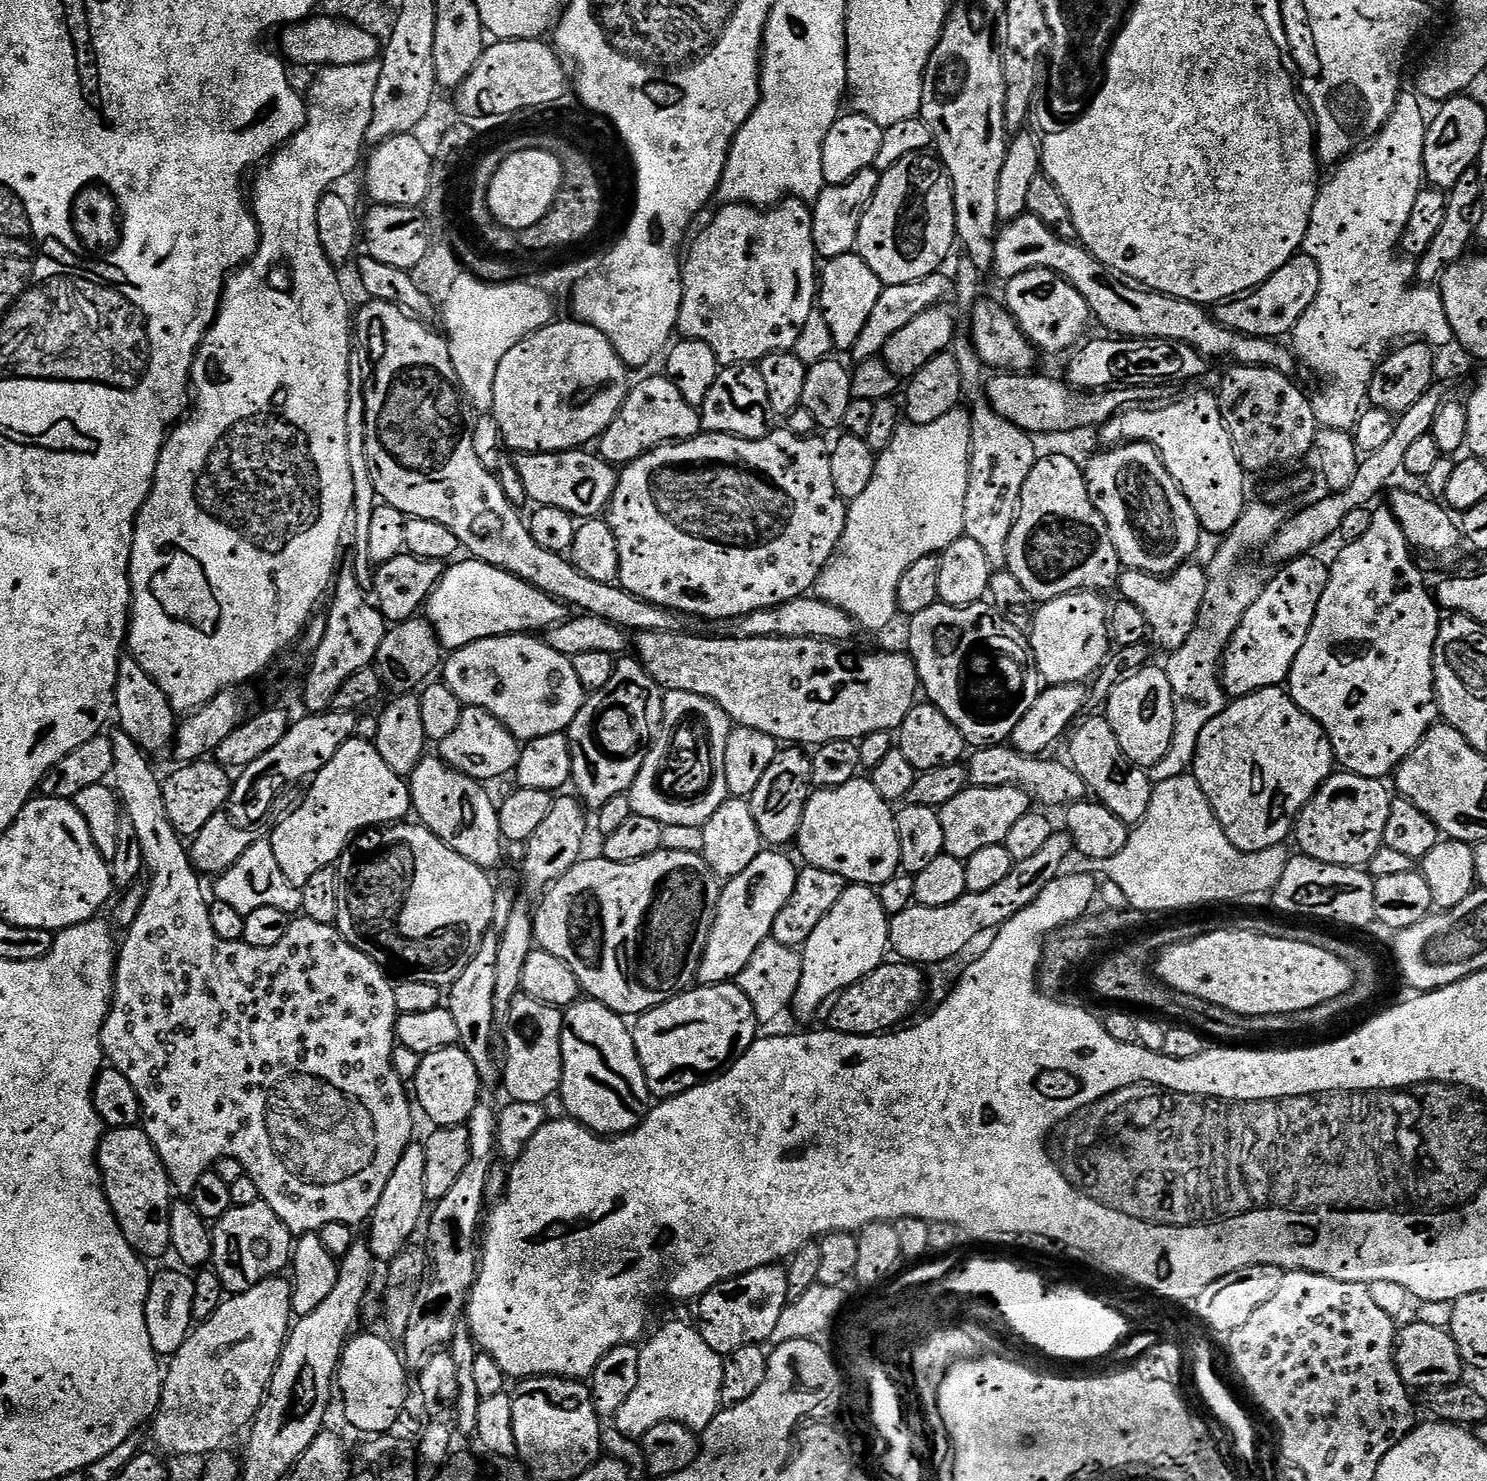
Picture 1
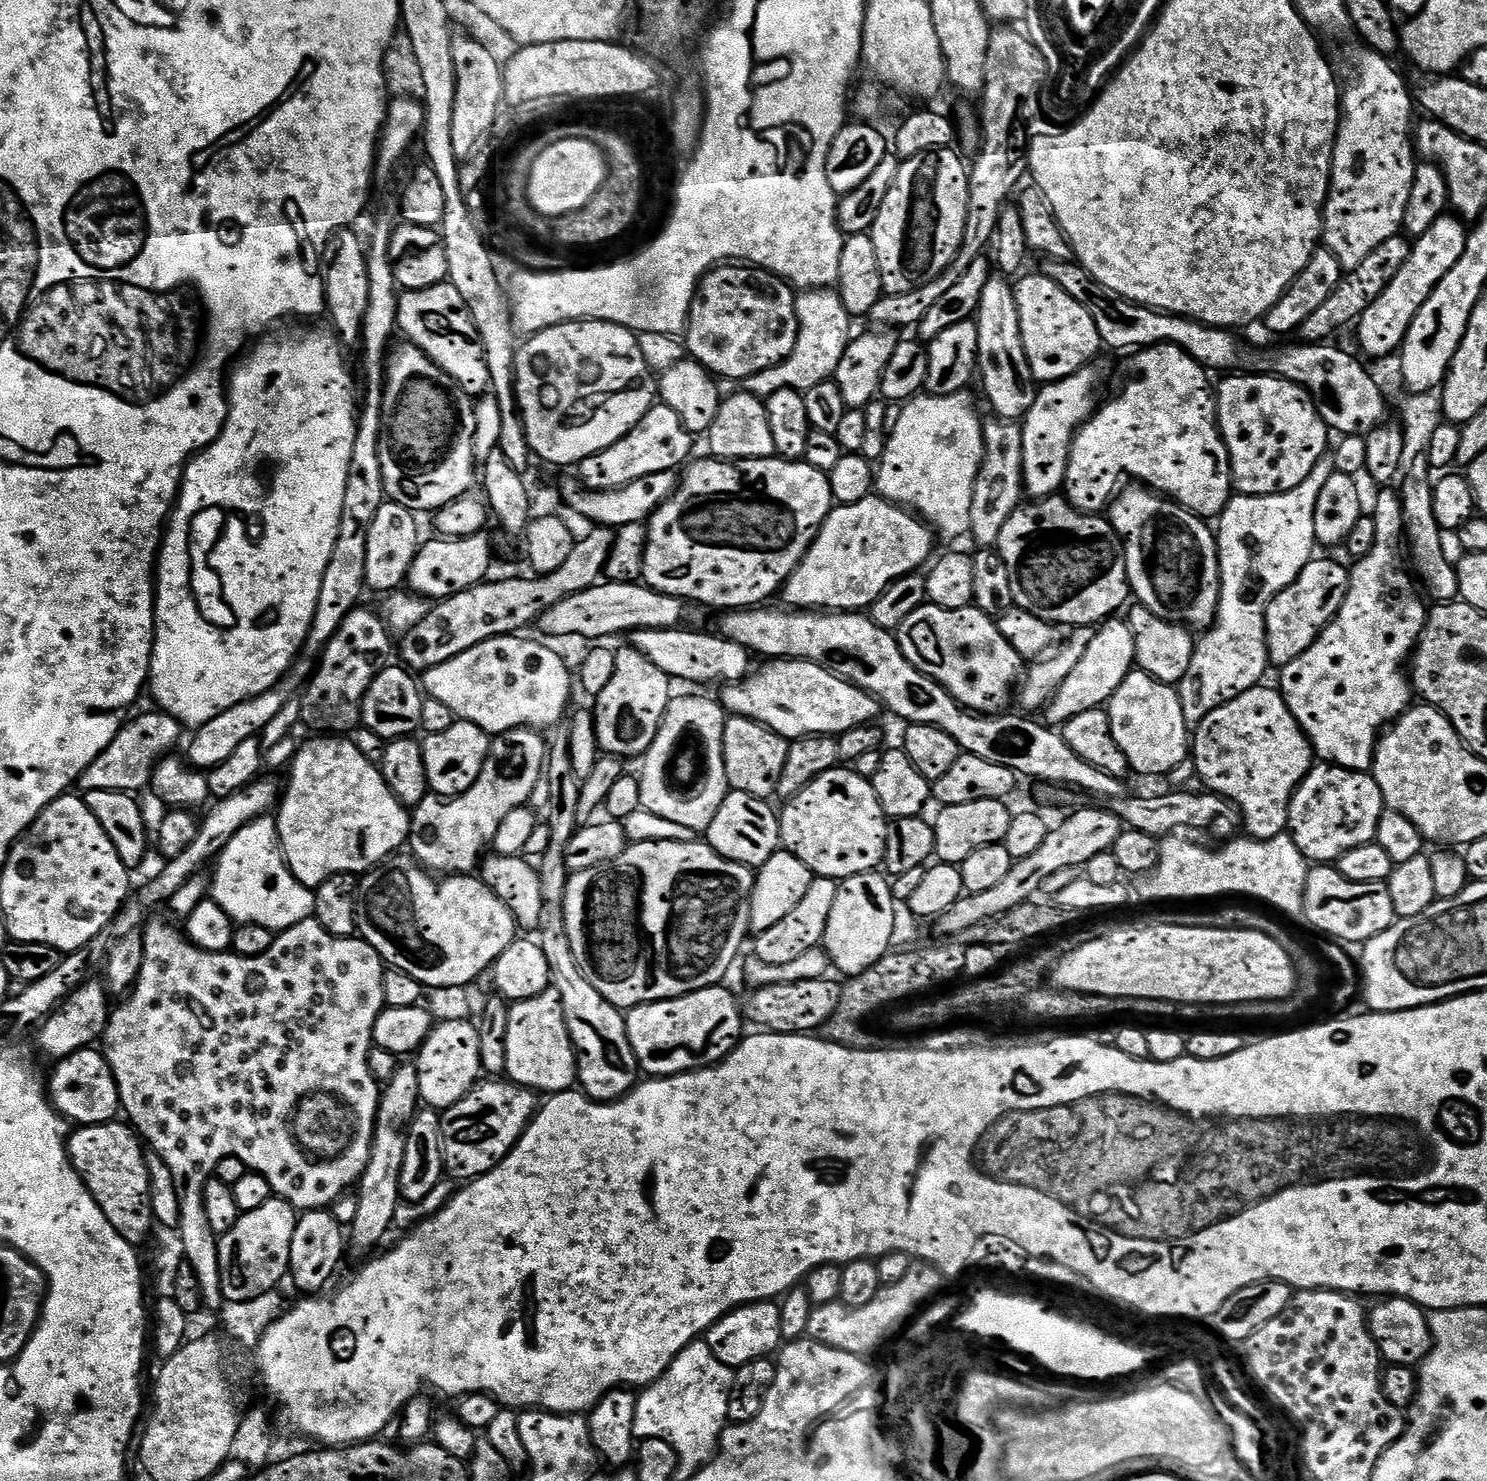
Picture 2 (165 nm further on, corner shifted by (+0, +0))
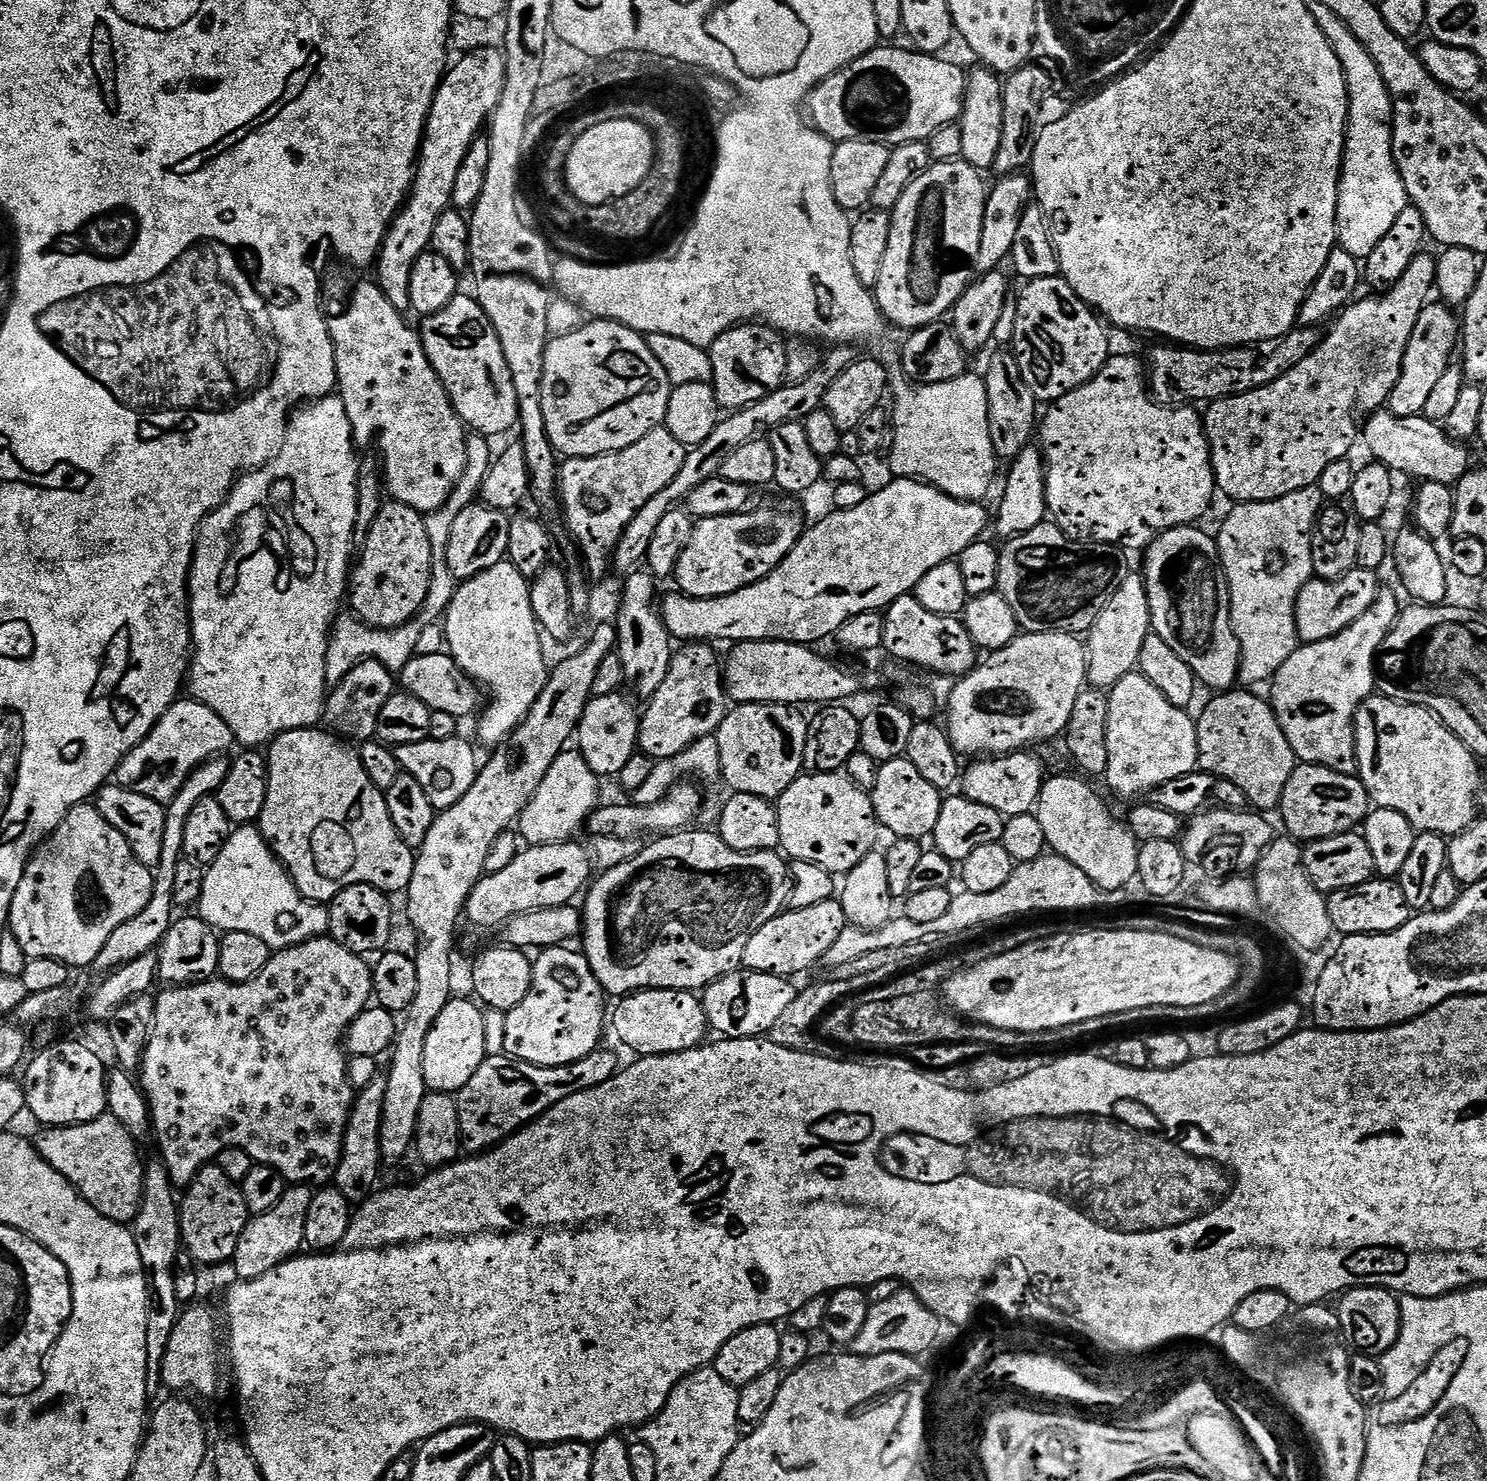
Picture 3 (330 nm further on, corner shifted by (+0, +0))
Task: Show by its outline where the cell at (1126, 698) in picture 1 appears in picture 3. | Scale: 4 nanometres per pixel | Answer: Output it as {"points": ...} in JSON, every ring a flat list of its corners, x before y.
{"points":[[1138,670,1126,674,1107,693,1108,697,1108,729,1106,730,1106,748,1108,750,1108,770,1106,781,1120,796,1135,801,1147,797,1155,788,1161,788,1166,782,1174,782,1174,778,1182,778,1182,774,1197,771,1200,755,1196,741,1196,720,1188,717,1183,708,1174,706,1150,678,1143,676]]}

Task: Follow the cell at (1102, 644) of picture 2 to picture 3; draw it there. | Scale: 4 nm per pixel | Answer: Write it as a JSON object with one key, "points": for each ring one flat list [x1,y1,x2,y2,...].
{"points":[[1129,574,1118,594,1110,598,1110,606,1098,614,1098,622,1086,633,1088,653,1087,683,1096,690,1110,690,1126,674,1139,665,1142,642,1152,632,1152,614,1148,605,1148,587,1140,574]]}

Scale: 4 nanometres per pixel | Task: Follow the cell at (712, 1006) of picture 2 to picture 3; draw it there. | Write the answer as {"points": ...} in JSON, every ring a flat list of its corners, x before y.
{"points":[[647,988,645,992,631,993,619,1001,616,1013,611,1013,610,1024,616,1027,620,1040,641,1056,678,1054,705,1043,710,1027,704,1001,695,991,683,988]]}

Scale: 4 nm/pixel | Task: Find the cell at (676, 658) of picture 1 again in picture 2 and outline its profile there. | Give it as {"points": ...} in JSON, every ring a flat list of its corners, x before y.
{"points":[[768,660,765,665,760,673,757,671,755,674,749,674,743,680,736,681,735,684,724,684,722,688,724,693,718,696,718,700,731,715,756,720,789,742,800,740,804,736,839,737,840,733,846,730,873,723,877,719,875,716,882,712,882,705,875,696,864,692,858,685,843,680,814,662]]}

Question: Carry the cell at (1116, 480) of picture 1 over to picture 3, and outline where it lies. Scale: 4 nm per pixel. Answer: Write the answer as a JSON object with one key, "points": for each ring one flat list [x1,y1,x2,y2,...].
{"points":[[1189,526,1186,528,1171,528,1169,532,1164,532,1158,539,1153,542,1143,553,1144,569,1142,575,1144,584,1148,587,1148,605,1152,614,1152,632,1162,638,1162,642,1166,642,1166,646,1170,646,1170,650,1174,650,1174,654,1178,654,1178,658,1182,658,1182,662,1186,662,1194,670,1197,681,1201,685,1204,684,1208,688,1216,688,1217,693,1223,694,1229,690,1235,689,1238,684,1240,674,1240,643,1236,637,1236,631,1232,625,1232,607,1230,606,1230,590,1228,589,1228,579,1224,573,1224,564,1220,560,1220,546,1215,539,1212,540,1206,533,1200,529,1200,526]]}

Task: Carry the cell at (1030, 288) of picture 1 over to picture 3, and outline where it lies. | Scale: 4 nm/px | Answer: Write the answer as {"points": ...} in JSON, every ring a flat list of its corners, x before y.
{"points":[[1061,275,1029,280,1023,287,1016,296,1018,318,1014,322,1011,347,1022,370,1022,378,1036,395,1037,401,1061,400,1066,394,1070,394,1070,390,1078,390,1078,386,1090,382,1090,378,1094,378,1094,374,1098,374,1098,370,1102,370,1102,366,1108,361,1110,349,1108,336,1104,333,1105,325,1101,317,1089,308,1082,298,1078,298,1076,291]]}

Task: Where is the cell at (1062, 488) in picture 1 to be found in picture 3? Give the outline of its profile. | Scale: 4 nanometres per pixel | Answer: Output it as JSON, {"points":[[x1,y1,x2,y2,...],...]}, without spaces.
{"points":[[1045,522,1034,526,1034,530,1026,530,1026,534,1015,536,1012,540,1007,541,1003,545,1000,554,1000,582,999,591,1008,597,1010,606,1016,615,1016,623,1024,632,1070,632,1073,634,1086,634,1094,626,1094,622,1098,622,1098,614,1102,614,1102,610,1106,610,1106,606,1110,606,1110,598,1114,598,1114,594,1118,594,1118,590,1122,586,1122,582,1130,574,1130,568,1124,561,1125,553,1117,548,1114,544,1092,544,1072,540,1064,533,1056,524]]}

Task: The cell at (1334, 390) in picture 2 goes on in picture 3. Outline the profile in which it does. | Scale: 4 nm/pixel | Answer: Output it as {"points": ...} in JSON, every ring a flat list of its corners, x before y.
{"points":[[1381,410,1373,412,1363,421,1362,444,1368,447,1368,452,1373,461,1384,464,1393,474,1400,472,1404,476,1413,476,1416,482,1429,480,1442,482,1449,486,1455,485,1470,471,1468,465,1468,452,1463,443,1449,438,1444,433,1443,427,1435,420,1428,420,1423,414,1418,416,1395,416,1393,412]]}

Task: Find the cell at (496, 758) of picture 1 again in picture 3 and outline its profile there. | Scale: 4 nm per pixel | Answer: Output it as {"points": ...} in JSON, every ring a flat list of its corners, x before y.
{"points":[[456,735,454,738,442,738,441,740,427,739,422,742,414,742,413,744,402,744,395,749,397,762,403,771,408,772,414,778,418,778,422,790,426,790,426,798,430,798,430,802,438,810,443,810,454,806,454,802,458,802,466,794,466,790,470,790,470,786,474,786,476,781,476,773,478,771,478,760,476,764,476,752,472,749,472,744,468,740,463,740,463,735]]}

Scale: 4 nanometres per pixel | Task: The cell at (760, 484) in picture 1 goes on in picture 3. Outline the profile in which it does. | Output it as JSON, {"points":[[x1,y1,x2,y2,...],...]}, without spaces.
{"points":[[760,507,722,518,697,519,694,534,678,560,675,587,685,596,714,598,734,594,734,590,742,590,742,586,769,576,788,557,790,550,794,550,800,540,802,523,792,512]]}

